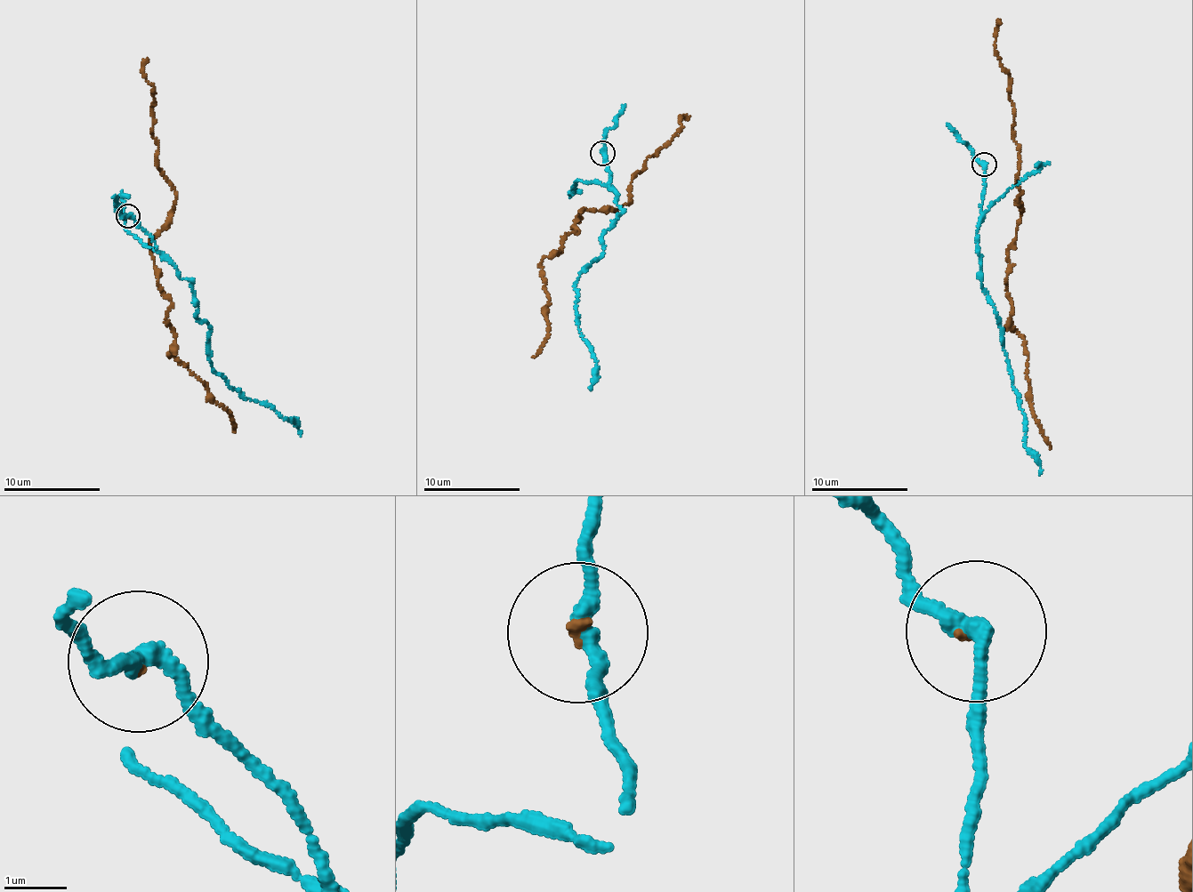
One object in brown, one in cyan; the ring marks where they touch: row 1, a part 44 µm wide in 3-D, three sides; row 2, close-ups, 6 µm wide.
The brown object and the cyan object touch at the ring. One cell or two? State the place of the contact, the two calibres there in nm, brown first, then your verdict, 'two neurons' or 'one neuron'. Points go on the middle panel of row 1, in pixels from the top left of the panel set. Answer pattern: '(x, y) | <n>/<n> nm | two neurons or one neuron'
(602, 153) | 80/240 nm | one neuron

